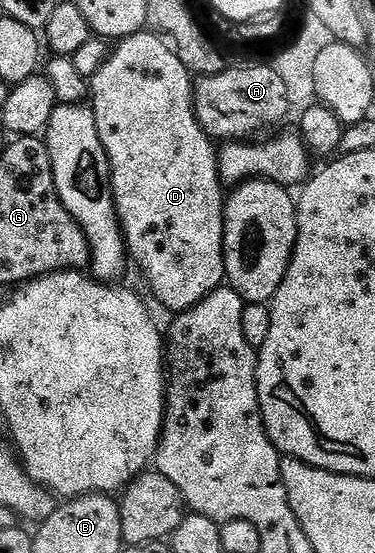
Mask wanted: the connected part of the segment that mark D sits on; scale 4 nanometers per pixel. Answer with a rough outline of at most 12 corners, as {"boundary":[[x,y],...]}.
{"boundary":[[160,35],[88,83],[127,256],[192,309],[226,278],[223,180]]}

